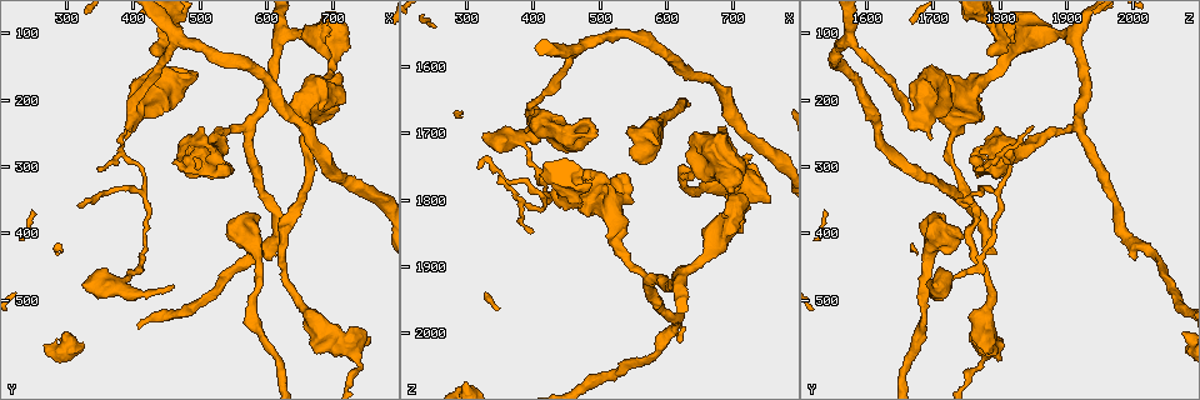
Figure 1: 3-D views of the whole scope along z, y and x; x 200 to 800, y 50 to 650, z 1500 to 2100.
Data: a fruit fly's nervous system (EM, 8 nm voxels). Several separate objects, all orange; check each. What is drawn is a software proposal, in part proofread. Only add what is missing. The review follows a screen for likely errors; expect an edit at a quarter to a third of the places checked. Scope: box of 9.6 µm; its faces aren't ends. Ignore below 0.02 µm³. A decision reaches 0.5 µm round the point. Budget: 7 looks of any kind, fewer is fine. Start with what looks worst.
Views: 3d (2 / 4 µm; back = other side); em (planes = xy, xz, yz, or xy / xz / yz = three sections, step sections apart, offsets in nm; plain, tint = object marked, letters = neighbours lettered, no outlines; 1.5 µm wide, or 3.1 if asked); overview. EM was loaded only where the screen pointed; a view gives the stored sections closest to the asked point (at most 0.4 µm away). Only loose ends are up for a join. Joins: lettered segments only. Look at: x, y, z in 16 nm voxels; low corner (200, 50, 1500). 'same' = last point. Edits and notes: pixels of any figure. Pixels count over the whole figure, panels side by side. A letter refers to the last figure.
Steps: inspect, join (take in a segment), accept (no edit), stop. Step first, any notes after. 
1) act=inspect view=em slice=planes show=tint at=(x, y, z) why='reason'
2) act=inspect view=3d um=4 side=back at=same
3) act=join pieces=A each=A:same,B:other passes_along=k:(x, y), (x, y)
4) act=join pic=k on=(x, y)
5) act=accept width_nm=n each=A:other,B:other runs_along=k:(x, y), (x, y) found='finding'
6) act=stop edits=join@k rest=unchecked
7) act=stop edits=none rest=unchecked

act=inspect view=3d um=2 at=(485, 165, 1685)

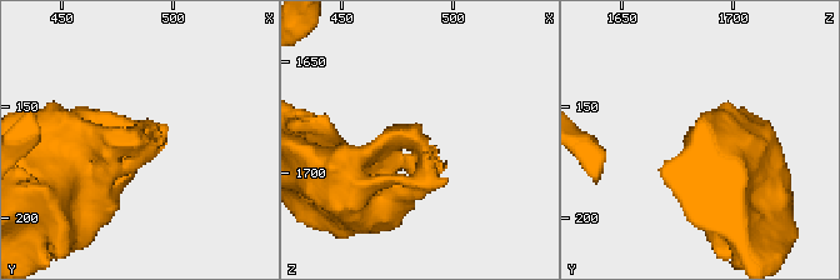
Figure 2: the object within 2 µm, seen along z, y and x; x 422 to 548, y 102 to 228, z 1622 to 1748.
act=inspect view=em slice=planes show=letters at=(490, 165, 1685) why='now the EM'

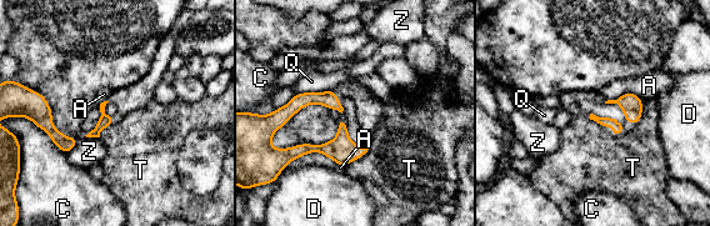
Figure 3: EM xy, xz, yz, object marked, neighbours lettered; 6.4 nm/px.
act=accept each=A:other,C:other,D:other,Q:other,T:other,Z:other border=3:(588, 117), (615, 136), (624, 132) found='none of them fits'

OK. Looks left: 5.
act=inspect view=3d um=2 at=(385, 215, 1665) why='branch stops here'

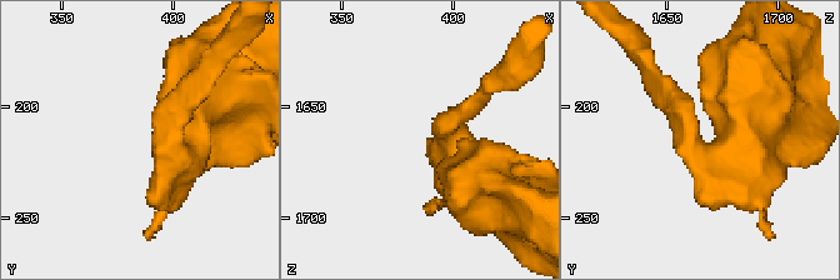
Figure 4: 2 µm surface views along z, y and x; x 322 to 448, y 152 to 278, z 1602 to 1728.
act=inspect view=em slice=planes show=tint at=(391, 214, 1663)

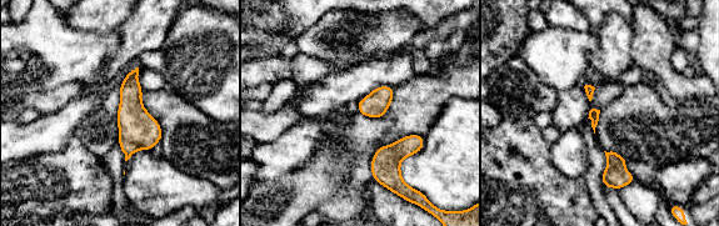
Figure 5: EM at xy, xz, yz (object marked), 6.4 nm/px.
act=inspect view=em slice=planes show=letters at=same why='what lies round it'

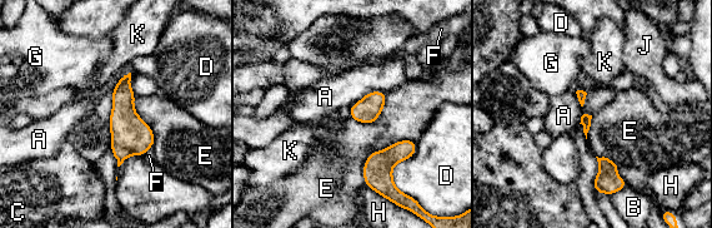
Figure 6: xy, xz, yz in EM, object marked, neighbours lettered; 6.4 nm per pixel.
act=accept each=A:other,B:other,C:other,D:other,E:other,F:other,G:other,H:other,J:other,K:other border=6:(415, 140), (374, 150), (365, 186) found='none of them fits'

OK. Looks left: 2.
act=inspect view=em slice=xy step=4 show=letters at=(525, 300, 1760) why='free end'

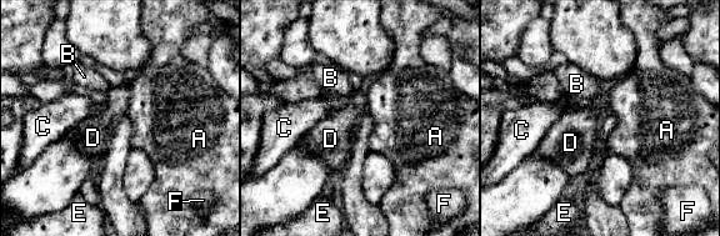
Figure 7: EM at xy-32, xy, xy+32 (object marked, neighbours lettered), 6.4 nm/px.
act=inspect view=em slice=planes show=letters at=same

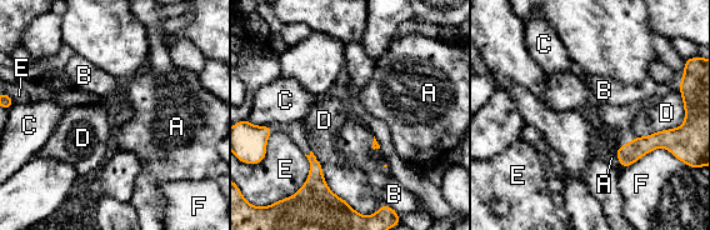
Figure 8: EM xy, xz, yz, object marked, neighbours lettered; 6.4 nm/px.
act=accept each=A:other,B:other,C:other,D:other,E:other,F:other border=8:(679, 86), (684, 121), (635, 136) found='none of them fits'

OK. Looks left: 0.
act=stop edits=none rest=unchecked

